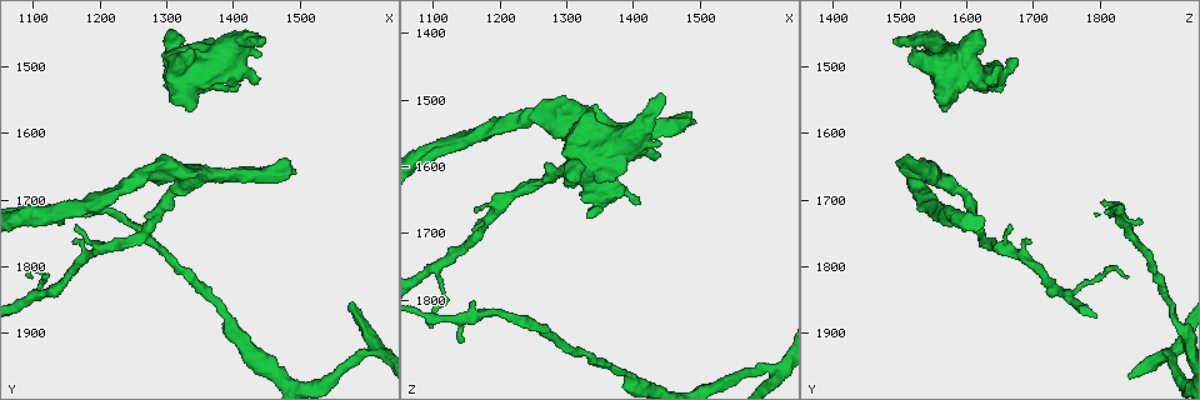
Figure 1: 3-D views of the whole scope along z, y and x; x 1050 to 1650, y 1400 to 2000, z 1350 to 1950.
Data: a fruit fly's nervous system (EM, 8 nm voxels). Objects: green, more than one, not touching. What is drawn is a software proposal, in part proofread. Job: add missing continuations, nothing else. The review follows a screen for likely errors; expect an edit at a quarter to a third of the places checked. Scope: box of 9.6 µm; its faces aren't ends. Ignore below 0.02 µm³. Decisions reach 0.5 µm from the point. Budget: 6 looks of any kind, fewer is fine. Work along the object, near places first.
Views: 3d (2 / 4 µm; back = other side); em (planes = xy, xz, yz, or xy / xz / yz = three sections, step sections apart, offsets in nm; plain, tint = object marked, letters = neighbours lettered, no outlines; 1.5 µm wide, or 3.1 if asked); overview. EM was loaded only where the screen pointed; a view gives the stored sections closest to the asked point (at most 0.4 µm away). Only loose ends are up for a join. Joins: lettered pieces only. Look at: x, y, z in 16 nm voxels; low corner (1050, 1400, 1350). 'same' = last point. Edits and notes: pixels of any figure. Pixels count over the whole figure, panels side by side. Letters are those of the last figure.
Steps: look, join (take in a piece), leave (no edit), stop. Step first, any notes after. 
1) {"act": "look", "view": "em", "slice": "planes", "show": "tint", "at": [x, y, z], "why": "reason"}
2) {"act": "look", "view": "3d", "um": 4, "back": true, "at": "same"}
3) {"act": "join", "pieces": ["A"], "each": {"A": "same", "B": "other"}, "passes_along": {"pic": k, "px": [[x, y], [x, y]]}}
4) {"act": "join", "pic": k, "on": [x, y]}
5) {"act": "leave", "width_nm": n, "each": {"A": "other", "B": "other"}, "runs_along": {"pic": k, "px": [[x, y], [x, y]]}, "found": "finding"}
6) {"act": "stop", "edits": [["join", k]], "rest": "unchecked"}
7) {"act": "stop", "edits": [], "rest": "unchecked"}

{"act": "look", "view": "em", "slice": "xz", "step": 8, "show": "tint", "at": [1490, 1660, 1530], "why": "branch stops here"}

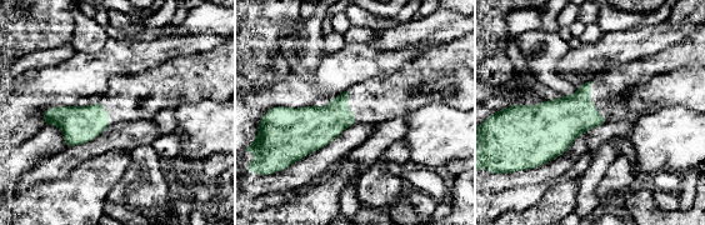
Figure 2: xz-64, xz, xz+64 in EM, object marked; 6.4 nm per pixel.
{"act": "look", "view": "em", "slice": "planes", "show": "letters", "at": "same", "why": "another direction"}

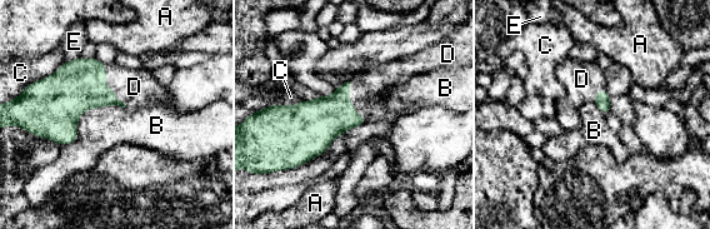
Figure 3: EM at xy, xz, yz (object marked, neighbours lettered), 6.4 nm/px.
{"act": "join", "pieces": ["D"], "each": {"A": "other", "B": "other", "C": "other", "D": "same", "E": "other"}, "passes_along": {"pic": 3, "px": [[78, 85], [109, 89], [134, 86]]}, "found": "it goes on there"}

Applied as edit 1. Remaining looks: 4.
{"act": "look", "view": "overview"}

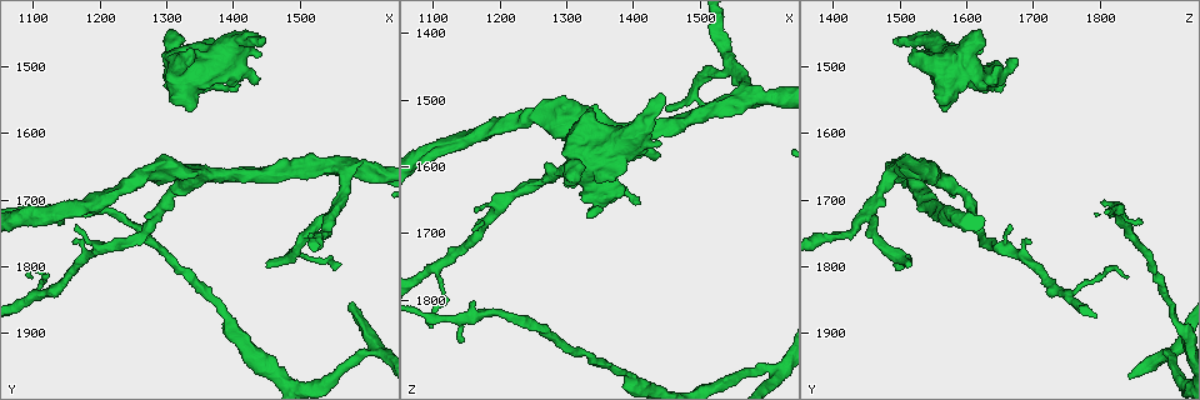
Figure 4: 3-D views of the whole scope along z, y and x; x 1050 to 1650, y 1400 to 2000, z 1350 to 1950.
{"act": "look", "view": "em", "slice": "xz", "step": 4, "show": "letters", "at": [1145, 1730, 1860], "why": "free end"}

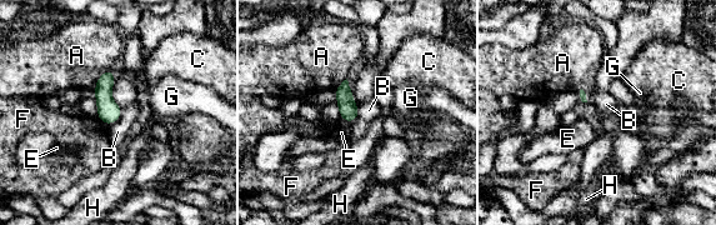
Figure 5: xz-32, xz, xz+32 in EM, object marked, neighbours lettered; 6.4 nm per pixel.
{"act": "look", "view": "em", "slice": "planes", "show": "letters", "at": "same"}

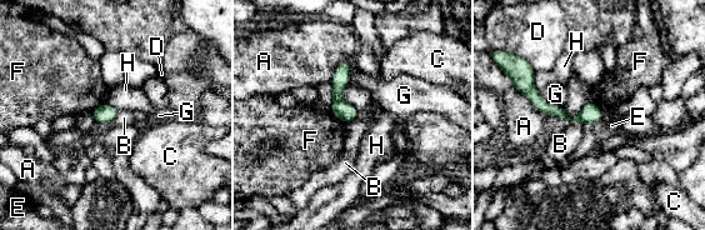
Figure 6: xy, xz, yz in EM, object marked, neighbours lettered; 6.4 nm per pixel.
{"act": "leave", "each": {"A": "other", "B": "other", "C": "other", "D": "other", "E": "other", "F": "other", "G": "other", "H": "other"}, "runs_along": {"pic": 6, "px": [[521, 84], [571, 120], [599, 116]]}, "found": "none of them fits"}

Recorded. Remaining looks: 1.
{"act": "stop", "edits": [["join", 3]], "rest": "unchecked"}

